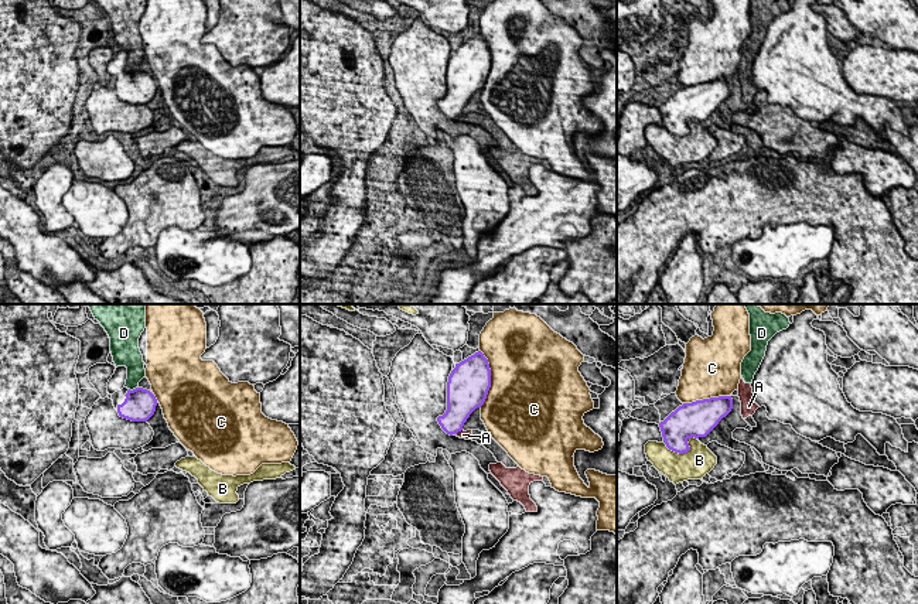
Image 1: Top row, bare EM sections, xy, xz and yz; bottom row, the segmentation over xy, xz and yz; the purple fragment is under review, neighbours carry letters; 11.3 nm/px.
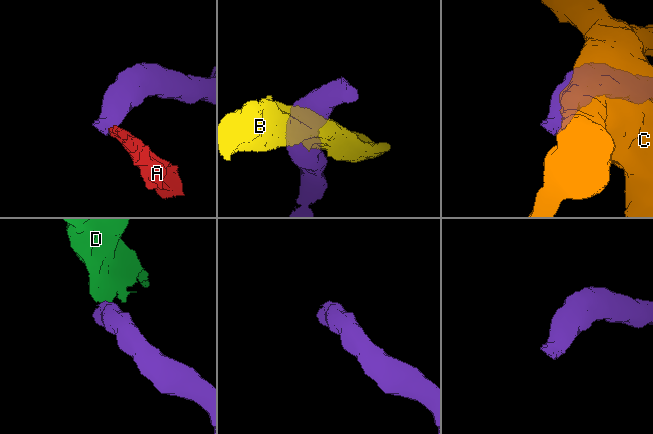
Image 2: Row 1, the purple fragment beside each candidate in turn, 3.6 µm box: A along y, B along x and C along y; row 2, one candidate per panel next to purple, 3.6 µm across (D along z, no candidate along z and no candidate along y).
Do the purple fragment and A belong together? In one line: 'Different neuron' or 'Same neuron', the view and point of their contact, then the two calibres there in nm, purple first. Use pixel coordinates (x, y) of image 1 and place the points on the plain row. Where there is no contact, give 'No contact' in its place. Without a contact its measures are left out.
Different neuron. Touches purple at xz (458, 113). Thickness 280 nm (purple) against 100 nm

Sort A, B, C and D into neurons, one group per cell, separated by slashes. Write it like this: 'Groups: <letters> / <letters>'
Groups: A D / B / C

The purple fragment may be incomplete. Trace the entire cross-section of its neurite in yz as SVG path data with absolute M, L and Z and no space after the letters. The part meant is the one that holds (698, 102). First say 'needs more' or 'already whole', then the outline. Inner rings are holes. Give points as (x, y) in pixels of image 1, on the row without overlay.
already whole | M731 79L683 86L659 106L663 126L675 136L687 136L690 133L687 123L706 120L731 92Z

